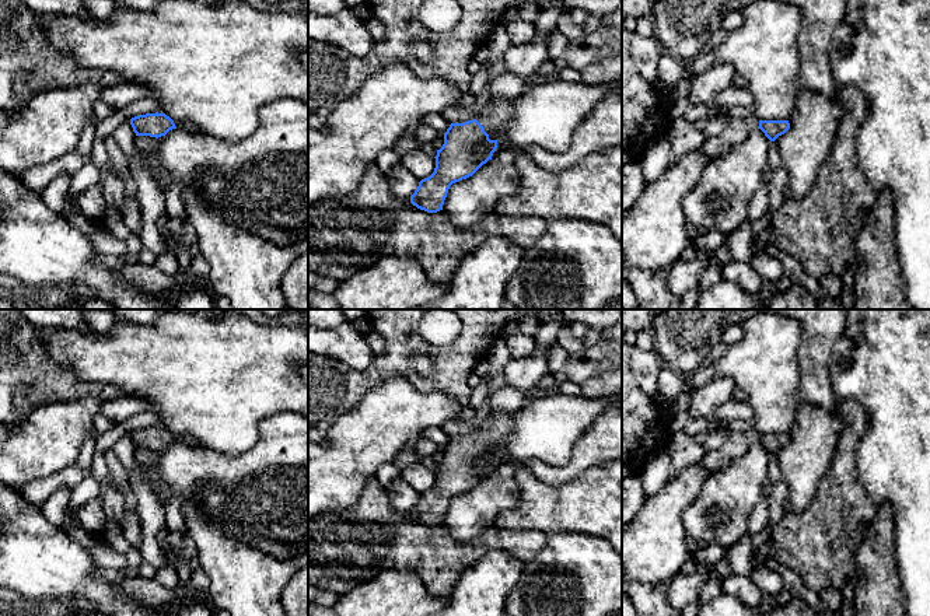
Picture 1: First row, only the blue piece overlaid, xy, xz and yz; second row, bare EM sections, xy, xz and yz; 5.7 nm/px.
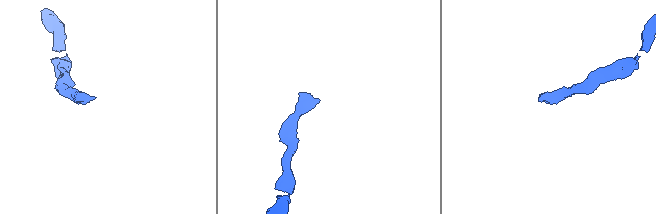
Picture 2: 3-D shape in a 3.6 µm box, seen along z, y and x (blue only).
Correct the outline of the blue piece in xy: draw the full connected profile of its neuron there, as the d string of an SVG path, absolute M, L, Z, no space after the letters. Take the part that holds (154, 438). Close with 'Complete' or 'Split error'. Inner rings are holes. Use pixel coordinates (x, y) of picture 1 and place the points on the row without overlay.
M146 427L130 433L130 438L136 449L161 451L172 442L182 442L186 445L196 445L197 440L190 435L174 435L165 427Z. Split error

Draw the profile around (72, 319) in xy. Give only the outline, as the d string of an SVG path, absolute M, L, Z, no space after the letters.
M20 309L20 312L36 329L94 332L84 319L83 309Z

